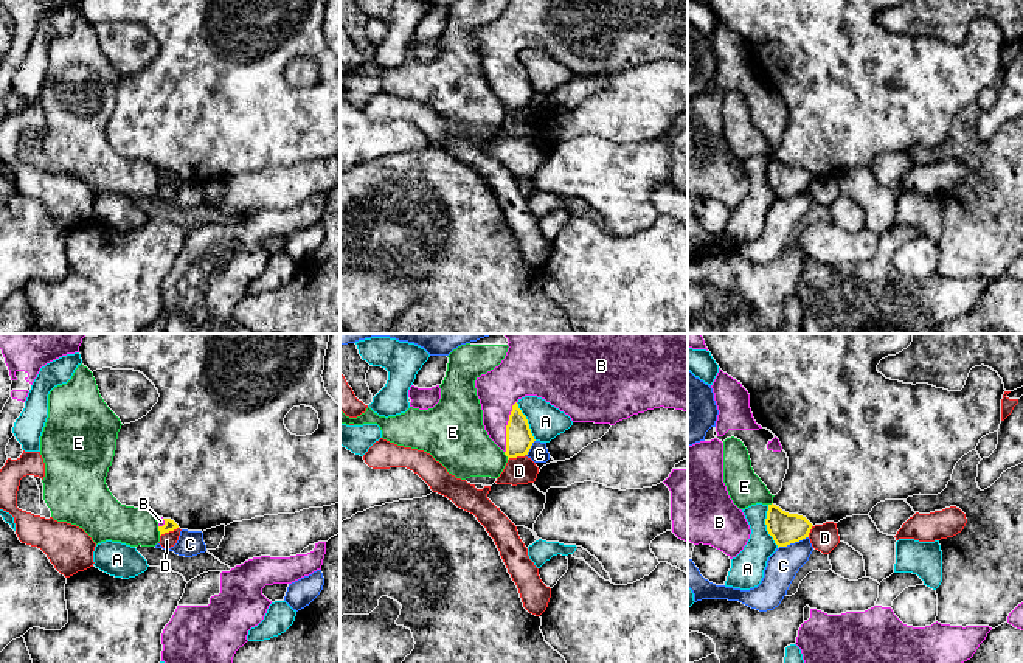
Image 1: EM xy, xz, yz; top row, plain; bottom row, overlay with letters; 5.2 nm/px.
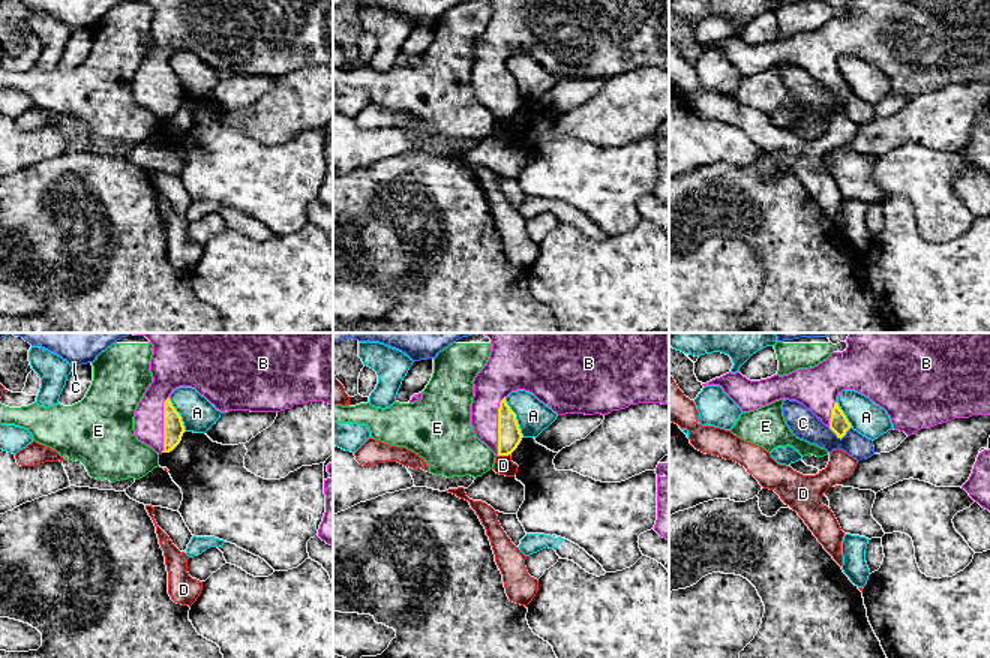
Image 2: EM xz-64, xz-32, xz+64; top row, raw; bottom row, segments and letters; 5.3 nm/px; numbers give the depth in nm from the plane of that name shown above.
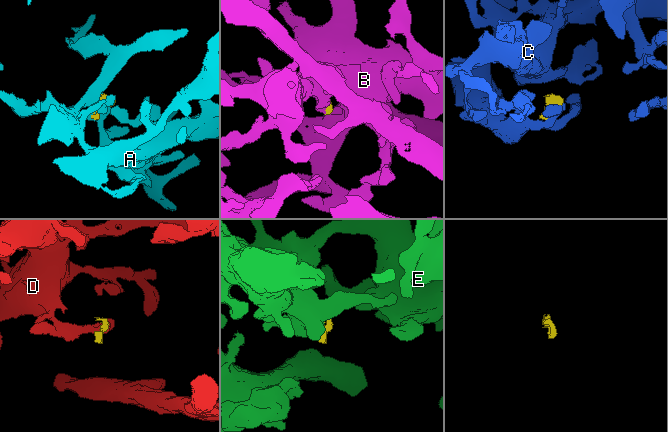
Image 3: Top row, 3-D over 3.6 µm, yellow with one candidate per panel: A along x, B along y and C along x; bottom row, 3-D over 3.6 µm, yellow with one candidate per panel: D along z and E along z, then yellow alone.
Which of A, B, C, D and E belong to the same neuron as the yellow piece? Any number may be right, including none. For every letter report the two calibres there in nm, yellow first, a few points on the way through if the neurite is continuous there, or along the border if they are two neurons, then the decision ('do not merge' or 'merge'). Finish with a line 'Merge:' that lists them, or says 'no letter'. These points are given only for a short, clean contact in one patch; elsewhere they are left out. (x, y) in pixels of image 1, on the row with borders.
A: calibres 160 and 180 nm; do not merge
B: calibres 140 and 220 nm; merge
C: calibres 160 and 160 nm; border yz (807, 536), (778, 548); do not merge
D: calibres 60 and 80 nm; border xy (177, 527), (160, 536); do not merge
E: calibres 60 and 200 nm; do not merge
Merge: B

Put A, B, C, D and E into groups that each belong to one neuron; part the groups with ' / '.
A / B / C / D / E

